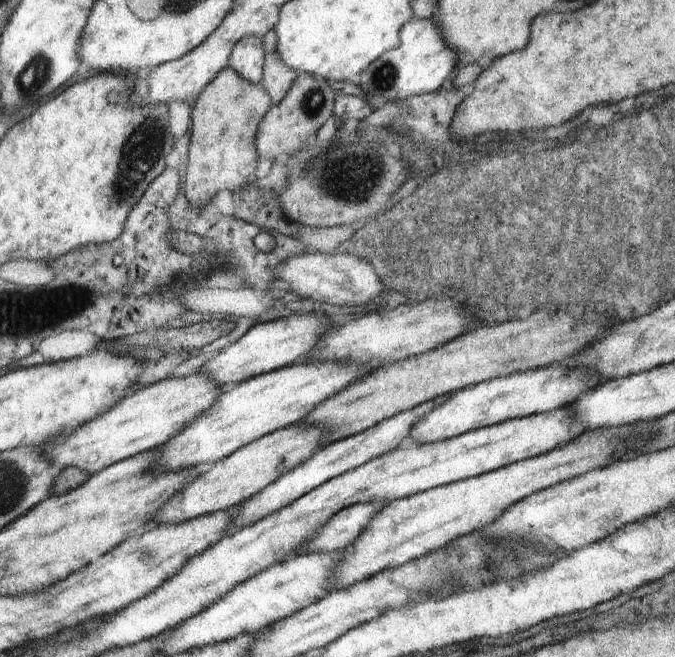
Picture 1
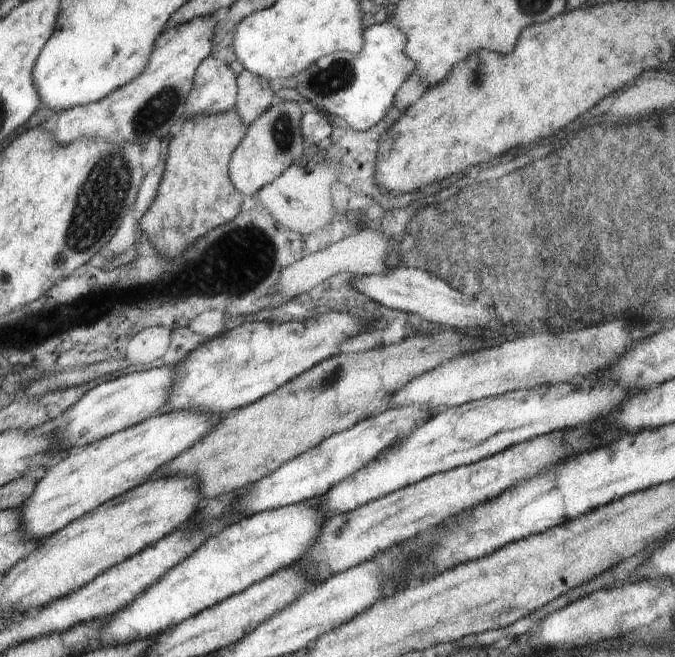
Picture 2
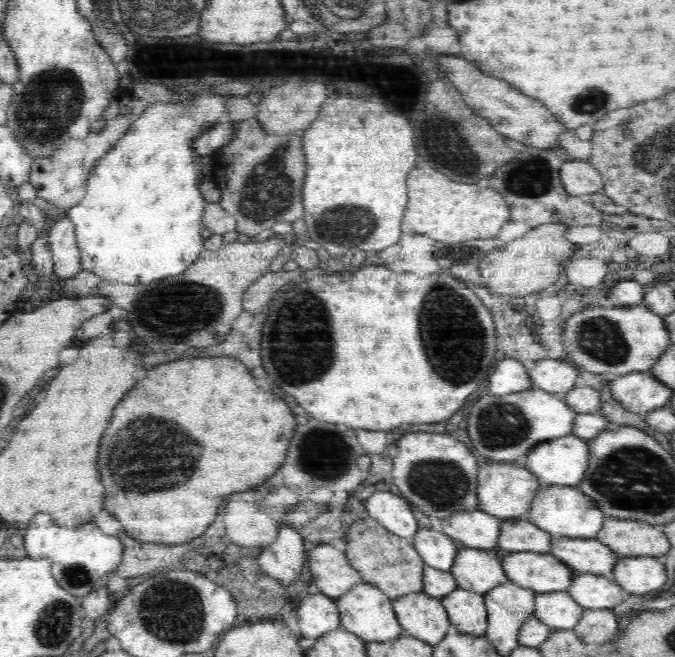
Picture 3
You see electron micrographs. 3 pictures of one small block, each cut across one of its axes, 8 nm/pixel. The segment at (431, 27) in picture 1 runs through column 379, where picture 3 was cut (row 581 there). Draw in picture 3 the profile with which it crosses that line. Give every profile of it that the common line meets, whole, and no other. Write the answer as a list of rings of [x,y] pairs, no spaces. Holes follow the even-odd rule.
[[[38,513],[22,532],[27,556],[32,559],[48,557],[56,584],[80,599],[96,589],[120,564],[124,545],[118,536],[104,534],[92,521],[75,527],[63,527],[48,513]]]

